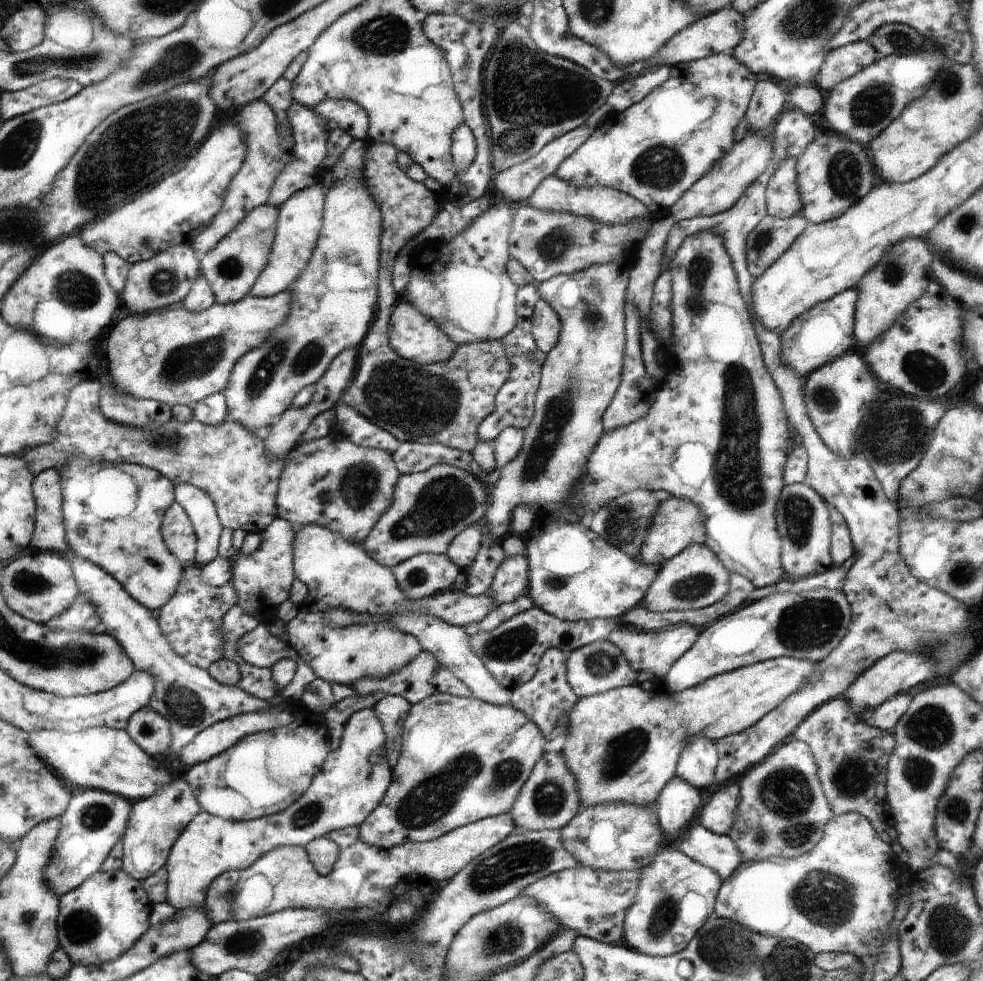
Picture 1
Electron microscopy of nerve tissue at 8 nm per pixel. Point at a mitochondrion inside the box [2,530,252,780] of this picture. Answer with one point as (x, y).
(183, 703)

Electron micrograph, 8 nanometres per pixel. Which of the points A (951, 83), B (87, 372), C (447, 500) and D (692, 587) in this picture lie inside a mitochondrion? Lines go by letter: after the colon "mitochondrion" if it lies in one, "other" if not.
A: mitochondrion
B: other
C: mitochondrion
D: mitochondrion

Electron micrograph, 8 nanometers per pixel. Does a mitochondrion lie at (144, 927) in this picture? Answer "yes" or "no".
no

